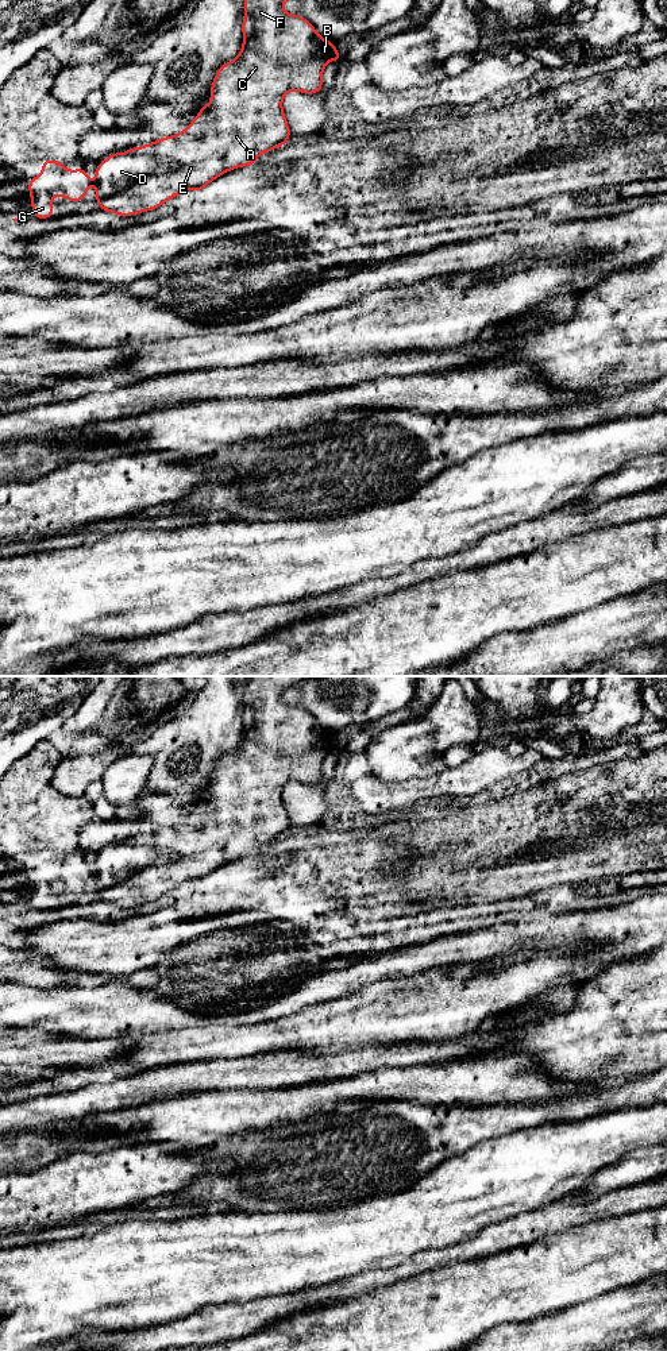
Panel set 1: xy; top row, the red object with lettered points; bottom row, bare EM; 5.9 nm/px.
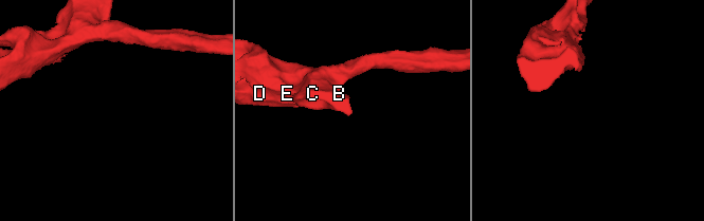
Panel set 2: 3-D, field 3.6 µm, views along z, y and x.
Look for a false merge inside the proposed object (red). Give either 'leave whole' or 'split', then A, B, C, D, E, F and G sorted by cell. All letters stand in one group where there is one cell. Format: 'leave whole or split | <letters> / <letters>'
split | A B C E F / D G

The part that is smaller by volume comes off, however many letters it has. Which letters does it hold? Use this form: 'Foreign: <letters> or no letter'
Foreign: D, G

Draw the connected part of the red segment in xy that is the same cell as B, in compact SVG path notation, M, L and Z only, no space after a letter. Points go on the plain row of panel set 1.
M246 676L244 707L242 714L243 736L239 746L220 757L215 765L209 788L213 791L201 796L198 806L190 815L173 827L163 827L157 833L150 833L142 838L130 838L128 844L147 844L169 849L174 858L161 865L146 866L128 876L119 884L99 892L99 900L119 906L132 907L153 902L178 887L194 880L203 884L207 875L224 864L250 857L257 853L257 848L278 839L290 830L290 821L282 800L282 791L290 781L305 785L315 785L323 779L323 761L331 752L342 752L342 746L335 738L335 733L321 729L313 715L300 706L292 706L282 700L282 695L309 679L319 676Z

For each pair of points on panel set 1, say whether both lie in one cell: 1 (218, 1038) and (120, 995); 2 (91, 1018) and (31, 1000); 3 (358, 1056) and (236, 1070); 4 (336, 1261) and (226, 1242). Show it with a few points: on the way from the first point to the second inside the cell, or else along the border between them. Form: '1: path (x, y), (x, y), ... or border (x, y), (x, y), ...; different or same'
1: border (205, 1025), (189, 1025), (158, 1031); different
2: path (76, 1011), (46, 1008); same
3: path (328, 1066), (266, 1070); same
4: path (309, 1253), (253, 1253); same

